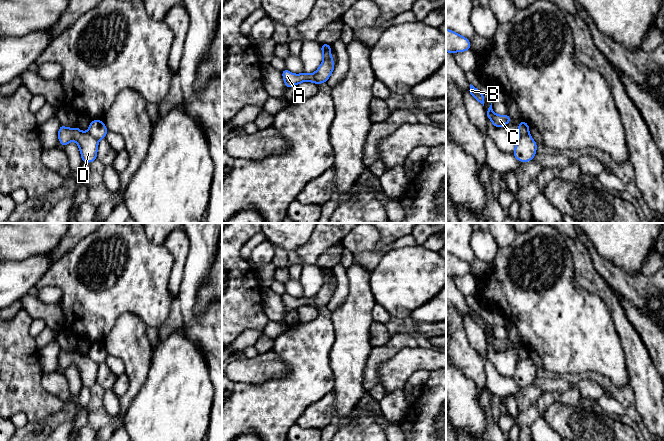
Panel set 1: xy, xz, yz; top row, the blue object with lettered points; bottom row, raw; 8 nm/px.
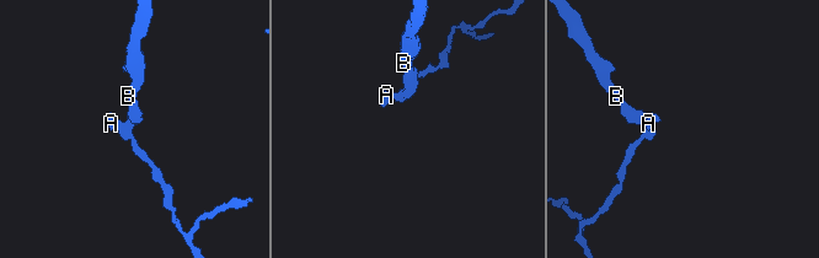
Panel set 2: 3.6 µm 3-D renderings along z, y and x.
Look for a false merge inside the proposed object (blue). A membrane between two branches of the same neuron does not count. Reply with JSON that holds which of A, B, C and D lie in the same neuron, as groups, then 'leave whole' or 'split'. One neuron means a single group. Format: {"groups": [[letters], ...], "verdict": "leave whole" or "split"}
{"groups": [["A", "D"], ["B", "C"]], "verdict": "split"}

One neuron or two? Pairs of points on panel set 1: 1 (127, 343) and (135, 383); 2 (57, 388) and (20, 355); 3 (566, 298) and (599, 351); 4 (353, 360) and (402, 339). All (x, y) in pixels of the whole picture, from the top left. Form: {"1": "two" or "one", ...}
{"1": "one", "2": "two", "3": "one", "4": "two"}

